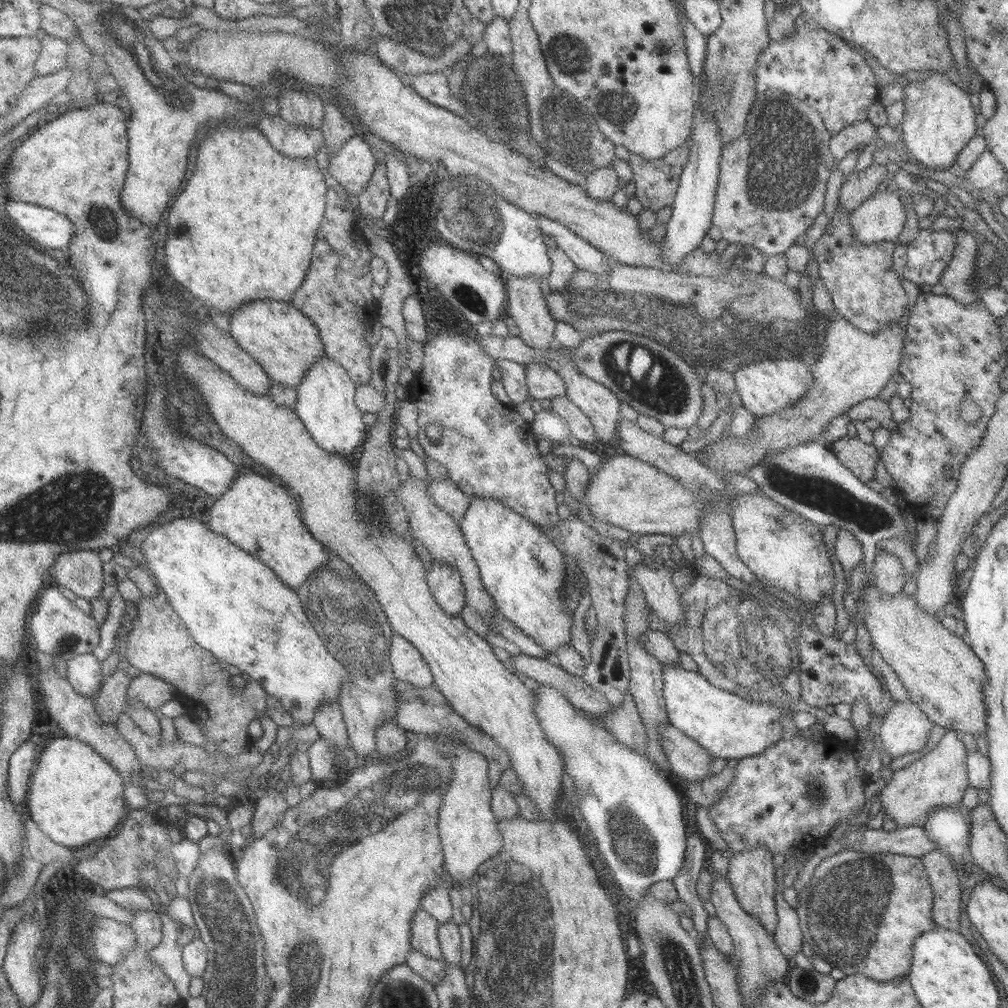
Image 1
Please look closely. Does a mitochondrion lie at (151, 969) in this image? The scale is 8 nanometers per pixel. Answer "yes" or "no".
no

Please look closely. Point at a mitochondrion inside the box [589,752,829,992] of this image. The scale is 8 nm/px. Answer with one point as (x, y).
(633, 840)

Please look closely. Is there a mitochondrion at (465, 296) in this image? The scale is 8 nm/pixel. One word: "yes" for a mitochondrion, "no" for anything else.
yes

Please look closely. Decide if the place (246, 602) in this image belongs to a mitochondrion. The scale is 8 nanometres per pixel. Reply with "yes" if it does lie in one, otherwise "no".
no

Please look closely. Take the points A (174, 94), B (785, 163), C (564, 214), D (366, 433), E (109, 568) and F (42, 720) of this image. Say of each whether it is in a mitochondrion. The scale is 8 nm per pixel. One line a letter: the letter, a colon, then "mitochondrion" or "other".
A: other
B: mitochondrion
C: other
D: other
E: other
F: other

